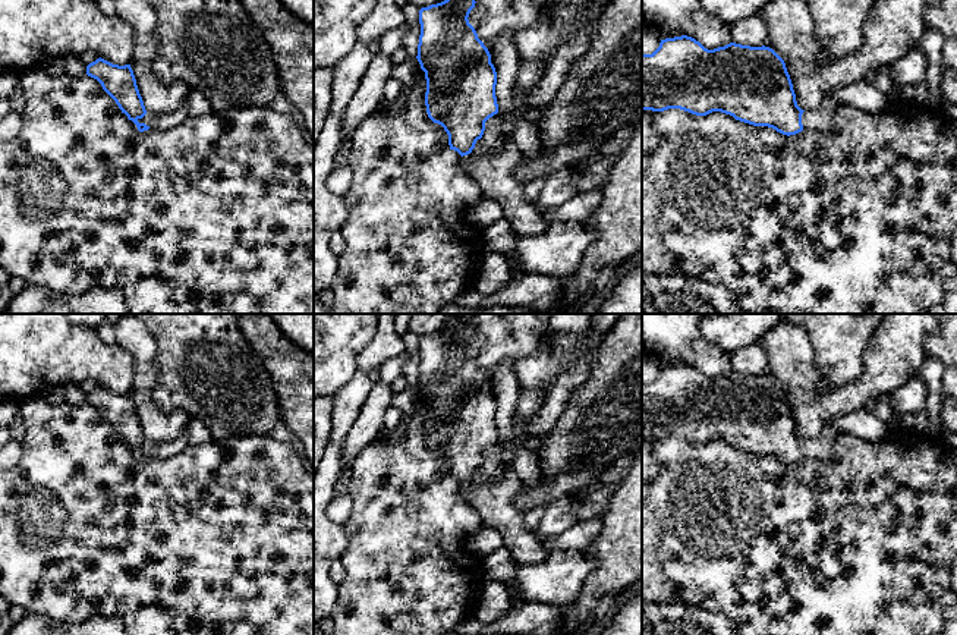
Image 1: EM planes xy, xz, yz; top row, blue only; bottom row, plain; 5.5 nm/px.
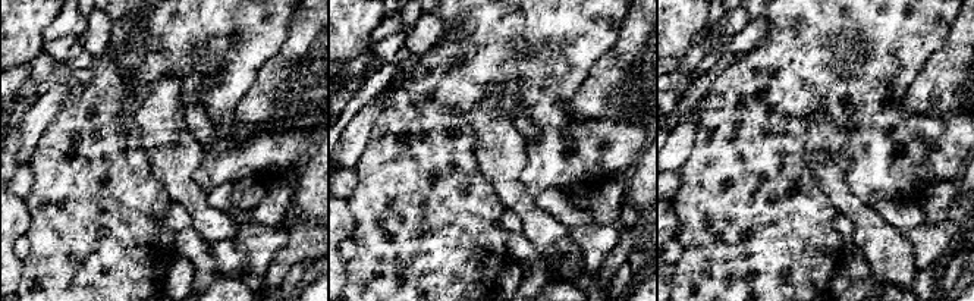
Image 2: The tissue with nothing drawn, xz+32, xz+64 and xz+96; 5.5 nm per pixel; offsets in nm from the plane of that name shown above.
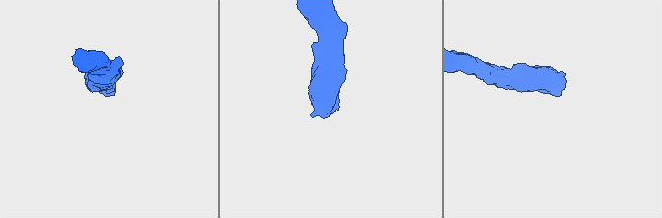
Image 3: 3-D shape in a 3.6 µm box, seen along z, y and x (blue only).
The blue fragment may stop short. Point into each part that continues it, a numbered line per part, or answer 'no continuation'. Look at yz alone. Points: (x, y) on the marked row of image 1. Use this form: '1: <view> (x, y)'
1: yz (822, 118)

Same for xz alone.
1: xz (493, 172)

